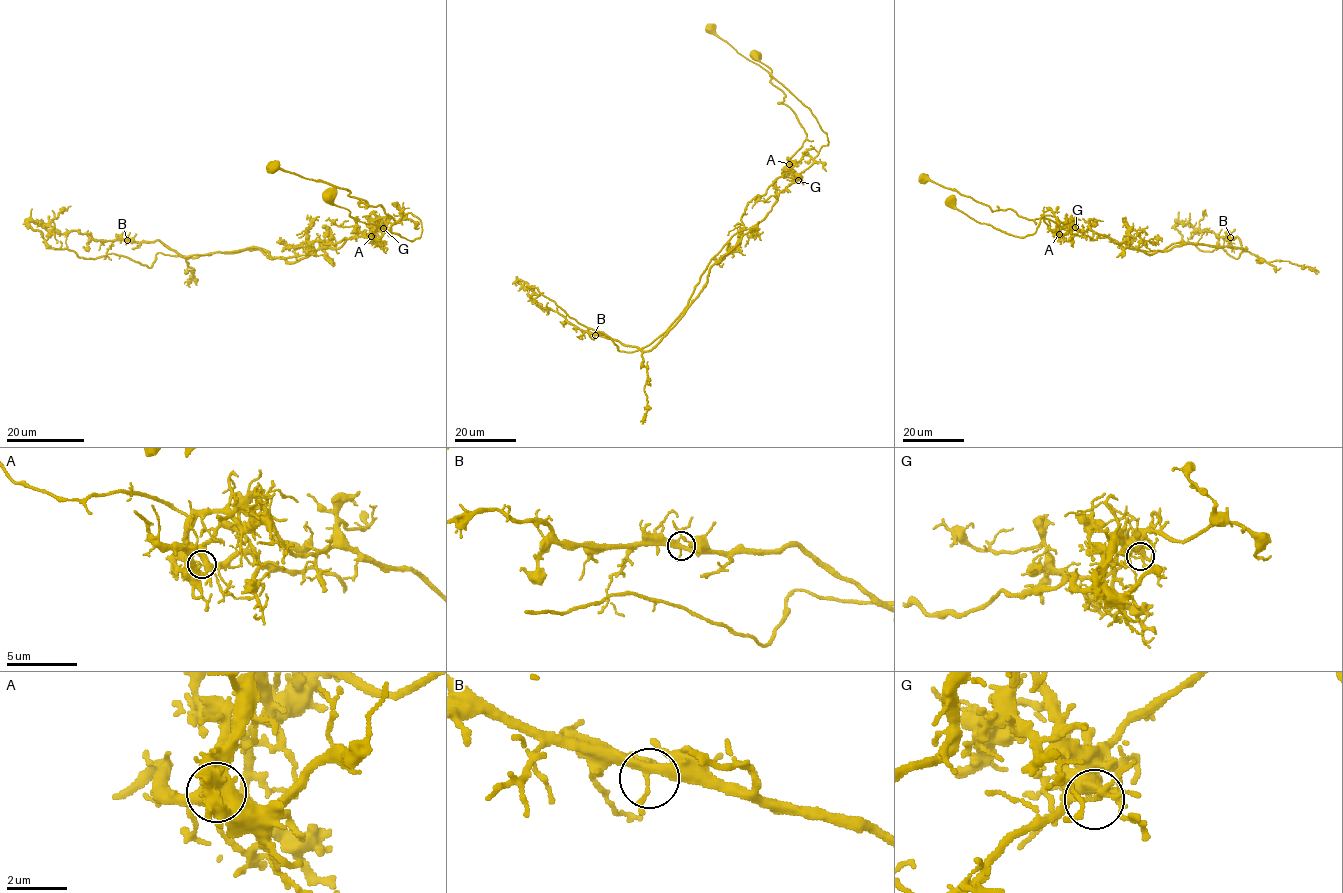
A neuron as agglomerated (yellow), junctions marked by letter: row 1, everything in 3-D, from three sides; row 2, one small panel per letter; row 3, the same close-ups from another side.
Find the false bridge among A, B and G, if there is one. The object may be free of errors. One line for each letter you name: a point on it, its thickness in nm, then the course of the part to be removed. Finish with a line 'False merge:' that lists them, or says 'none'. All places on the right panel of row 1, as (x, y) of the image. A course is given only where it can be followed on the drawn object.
G: at (1075, 227); 220 nm thick; foreign part runs (1075, 227), (1060, 232), (1147, 251), (1247, 248), (1203, 251), (1183, 242), (1174, 225), (1186, 224)
False merge: G

